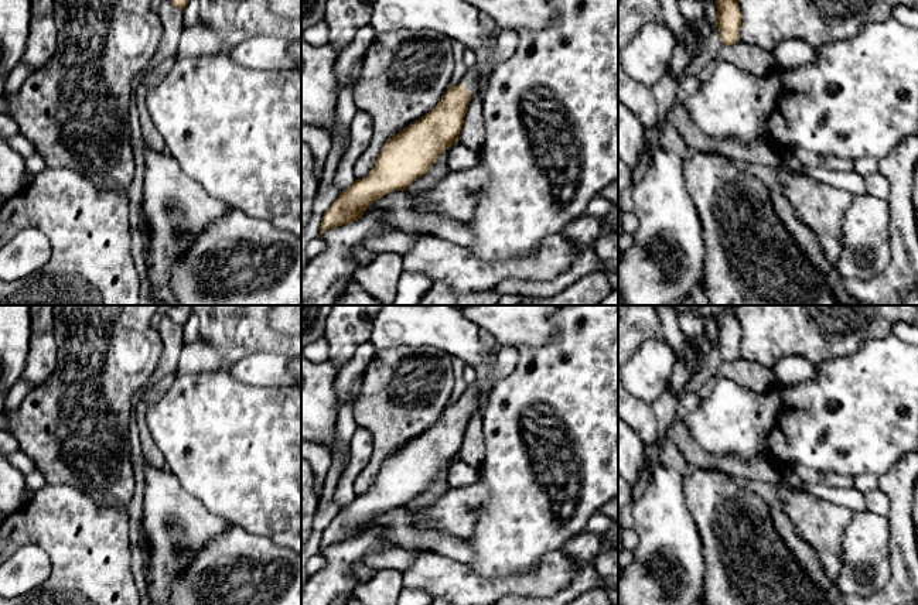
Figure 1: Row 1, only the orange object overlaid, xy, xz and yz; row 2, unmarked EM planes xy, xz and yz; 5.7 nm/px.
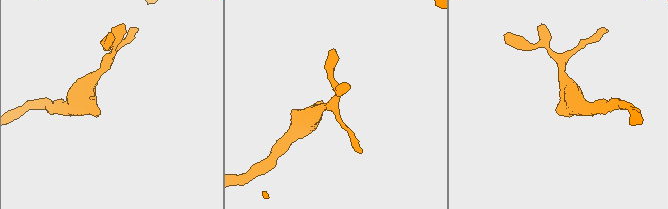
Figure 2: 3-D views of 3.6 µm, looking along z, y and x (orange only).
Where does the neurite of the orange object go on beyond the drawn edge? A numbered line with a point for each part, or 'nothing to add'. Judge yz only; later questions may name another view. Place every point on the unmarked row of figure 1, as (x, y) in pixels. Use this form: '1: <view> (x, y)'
nothing to add

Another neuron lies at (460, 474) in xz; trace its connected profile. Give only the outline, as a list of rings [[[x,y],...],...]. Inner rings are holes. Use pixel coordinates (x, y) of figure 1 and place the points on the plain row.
[[[455,458],[447,472],[447,482],[451,488],[464,488],[480,483],[480,469]]]

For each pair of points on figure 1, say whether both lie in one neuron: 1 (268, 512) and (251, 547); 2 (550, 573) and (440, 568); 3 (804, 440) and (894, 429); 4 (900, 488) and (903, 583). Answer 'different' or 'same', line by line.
1: different
2: same
3: same
4: same

